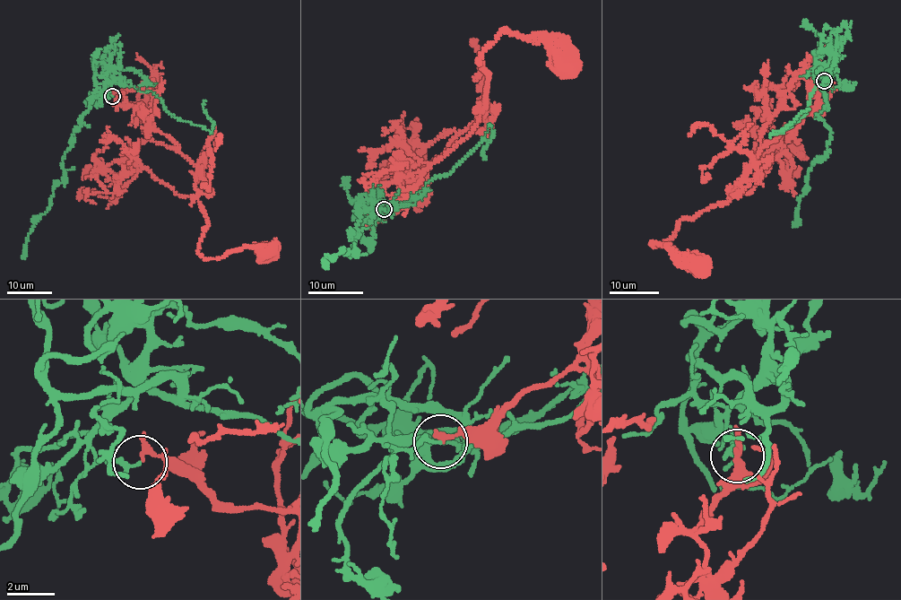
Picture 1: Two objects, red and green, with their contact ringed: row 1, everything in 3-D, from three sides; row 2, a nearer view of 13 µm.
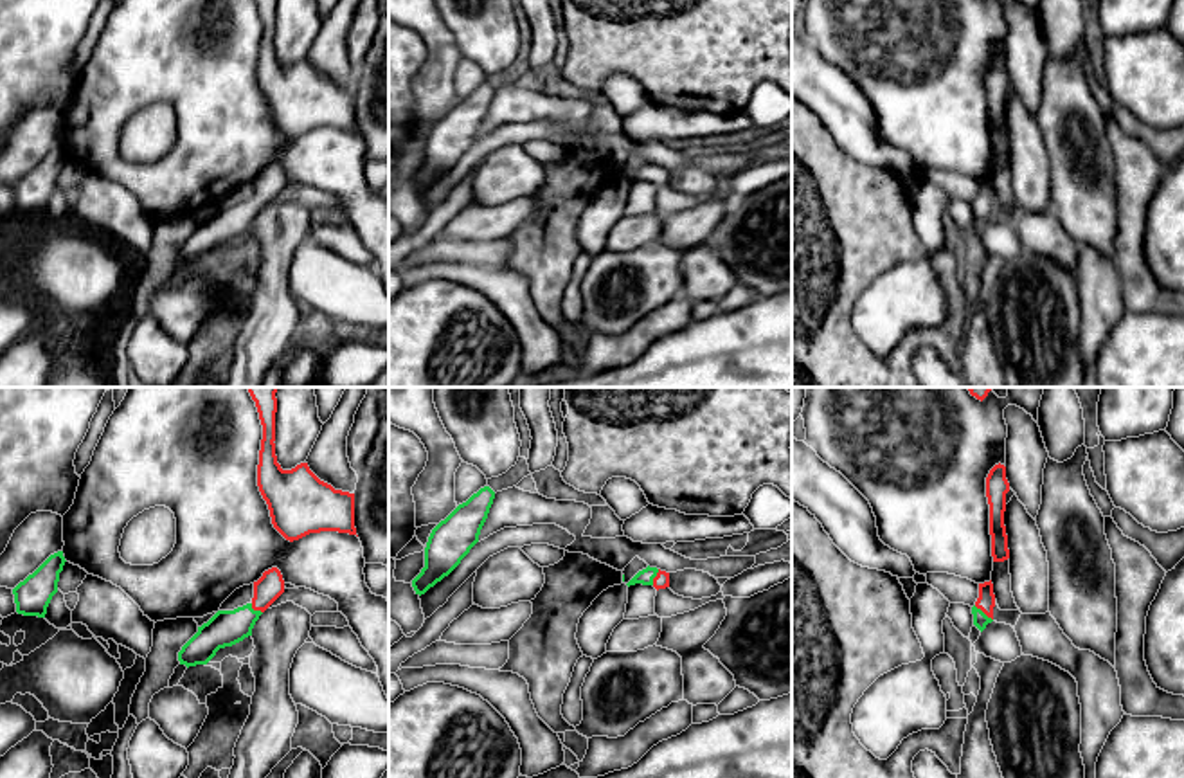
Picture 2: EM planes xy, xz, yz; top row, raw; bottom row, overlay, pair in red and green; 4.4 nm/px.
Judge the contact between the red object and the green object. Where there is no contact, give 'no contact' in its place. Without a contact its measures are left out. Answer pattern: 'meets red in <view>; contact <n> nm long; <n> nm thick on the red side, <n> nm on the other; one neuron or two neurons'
meets red in yz; contact 110 nm long; 80 nm thick on the red side, 70 nm on the other; two neurons

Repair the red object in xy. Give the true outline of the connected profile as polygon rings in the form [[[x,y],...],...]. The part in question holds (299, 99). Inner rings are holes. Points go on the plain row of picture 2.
[[[256,0],[256,4],[263,22],[257,83],[274,124],[290,139],[320,128],[356,131],[354,90],[320,77],[308,59],[283,67],[274,40],[277,0]]]

